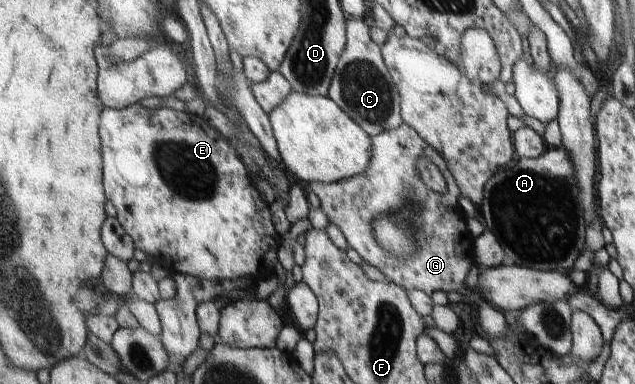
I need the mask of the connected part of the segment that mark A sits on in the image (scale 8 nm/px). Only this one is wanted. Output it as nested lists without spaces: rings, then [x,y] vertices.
[[[561,145],[551,147],[537,158],[517,158],[510,167],[500,170],[484,190],[482,205],[479,209],[486,227],[498,238],[506,252],[506,262],[537,270],[560,270],[570,272],[580,253],[587,247],[587,223],[585,207],[581,201],[575,163],[569,151]]]

